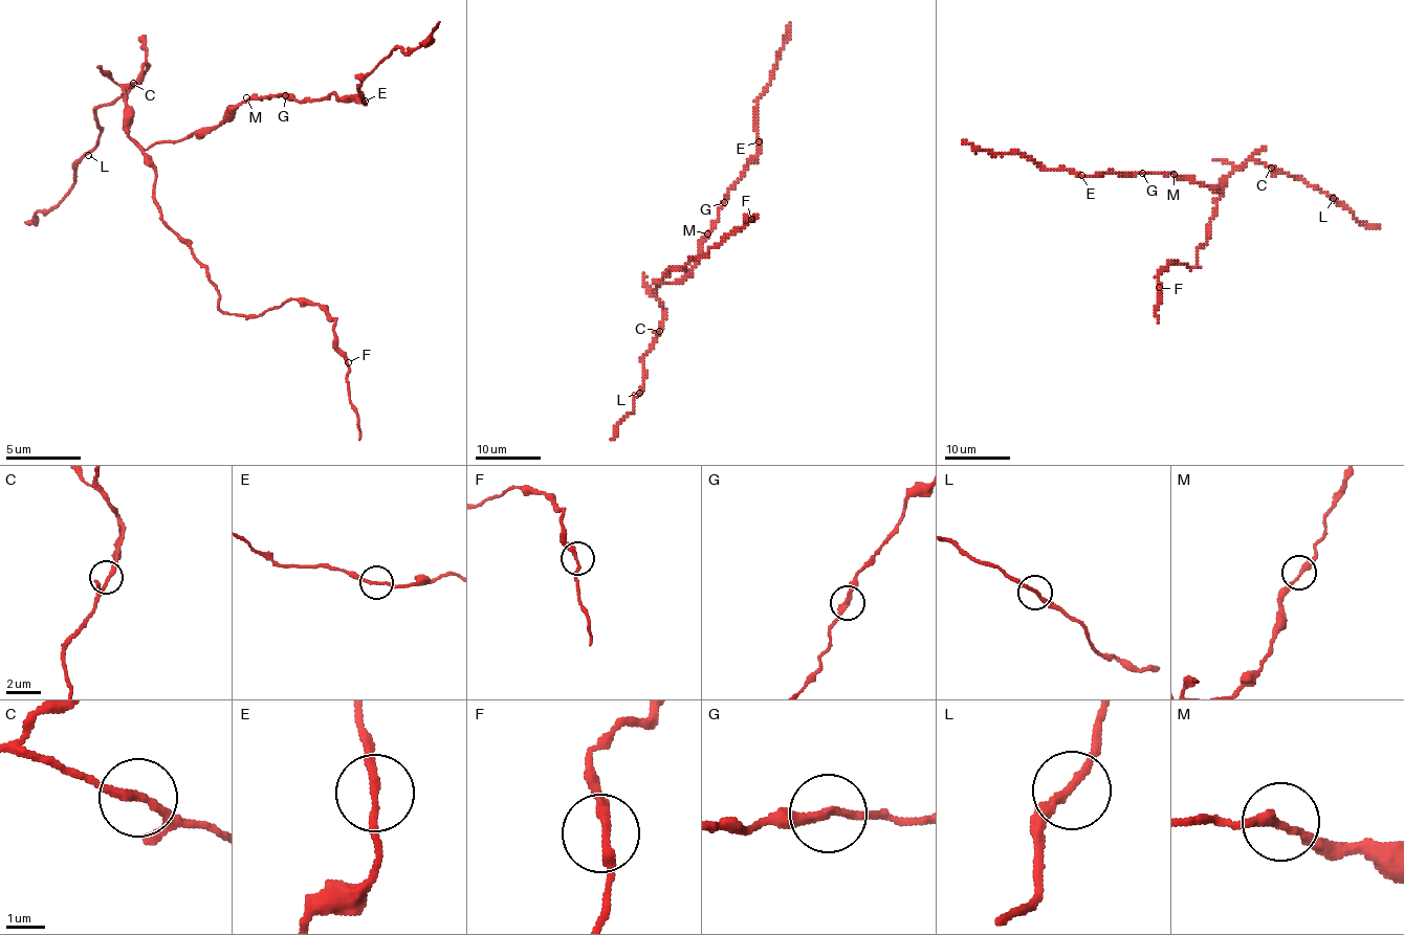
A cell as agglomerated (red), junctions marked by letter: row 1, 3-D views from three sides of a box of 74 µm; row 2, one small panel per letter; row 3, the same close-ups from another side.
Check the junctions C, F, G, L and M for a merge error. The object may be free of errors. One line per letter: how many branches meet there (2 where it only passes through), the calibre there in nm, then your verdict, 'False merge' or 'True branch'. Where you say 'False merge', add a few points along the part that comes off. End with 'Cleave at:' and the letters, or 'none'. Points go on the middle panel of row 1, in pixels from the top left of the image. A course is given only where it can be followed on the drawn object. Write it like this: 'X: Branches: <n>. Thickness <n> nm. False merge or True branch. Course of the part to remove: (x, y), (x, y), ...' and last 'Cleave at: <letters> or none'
C: Branches: 2. Thickness 220 nm. True branch
F: Branches: 2. Thickness 240 nm. True branch
G: Branches: 2. Thickness 240 nm. True branch
L: Branches: 2. Thickness 200 nm. True branch
M: Branches: 2. Thickness 240 nm. True branch
Cleave at: none

